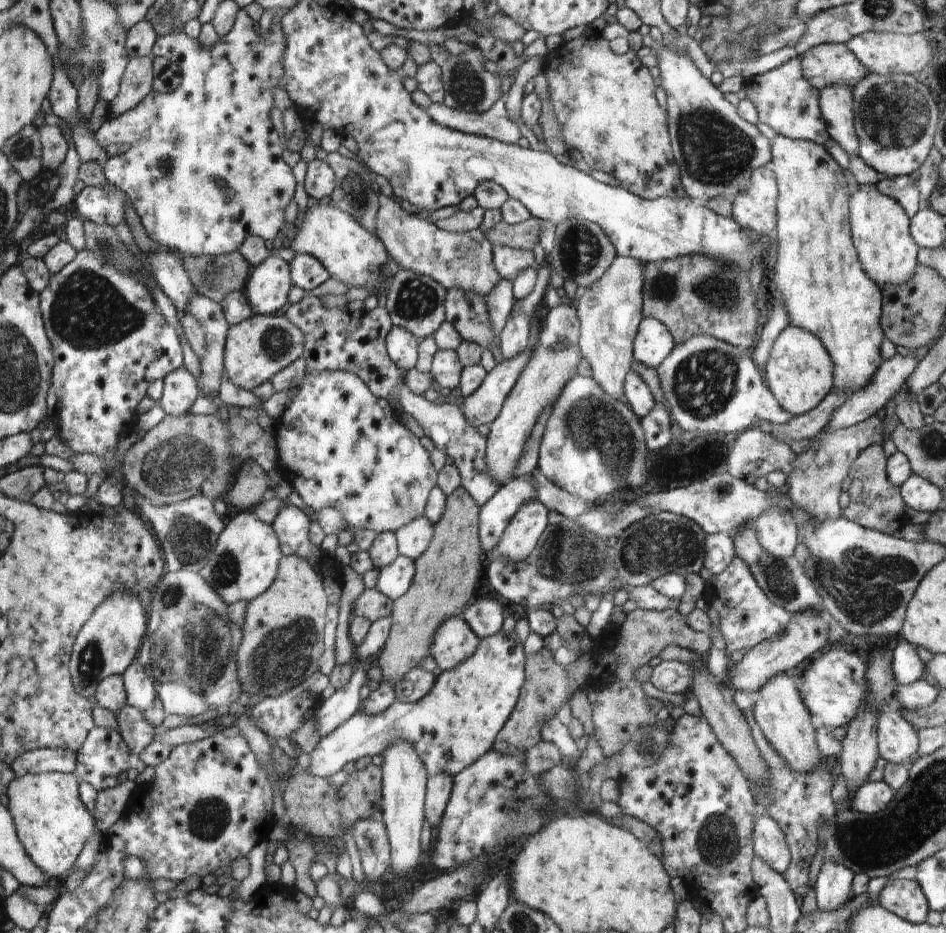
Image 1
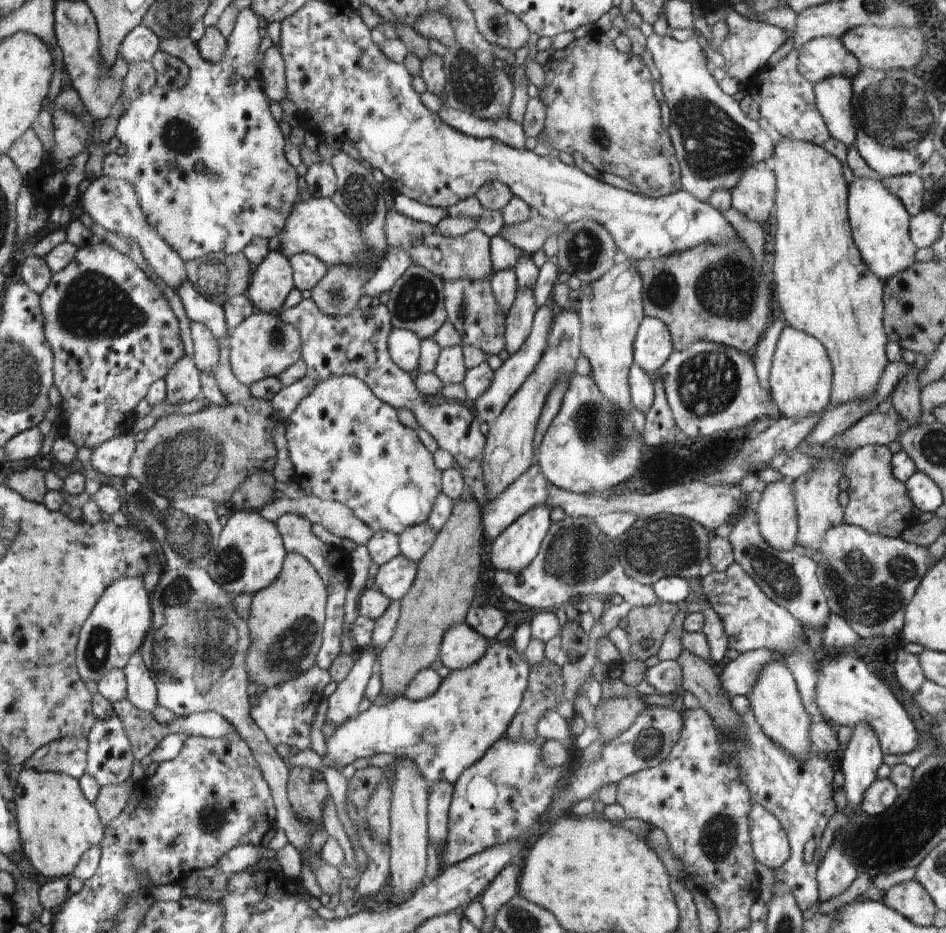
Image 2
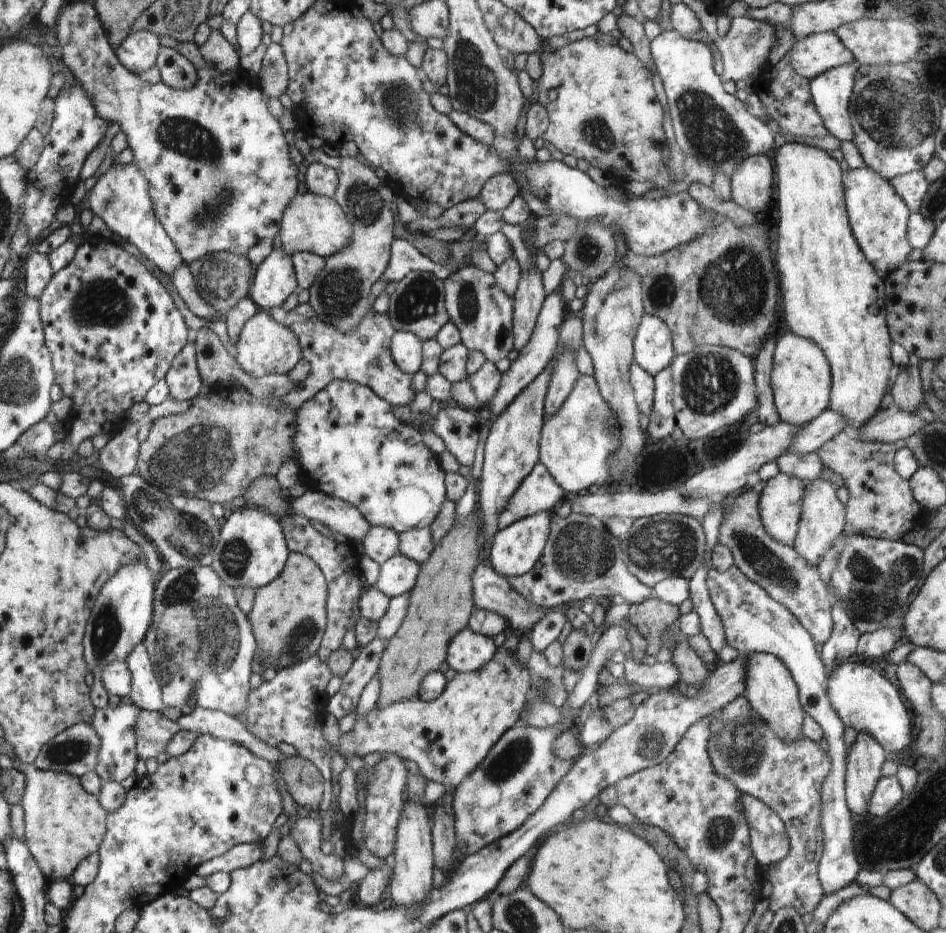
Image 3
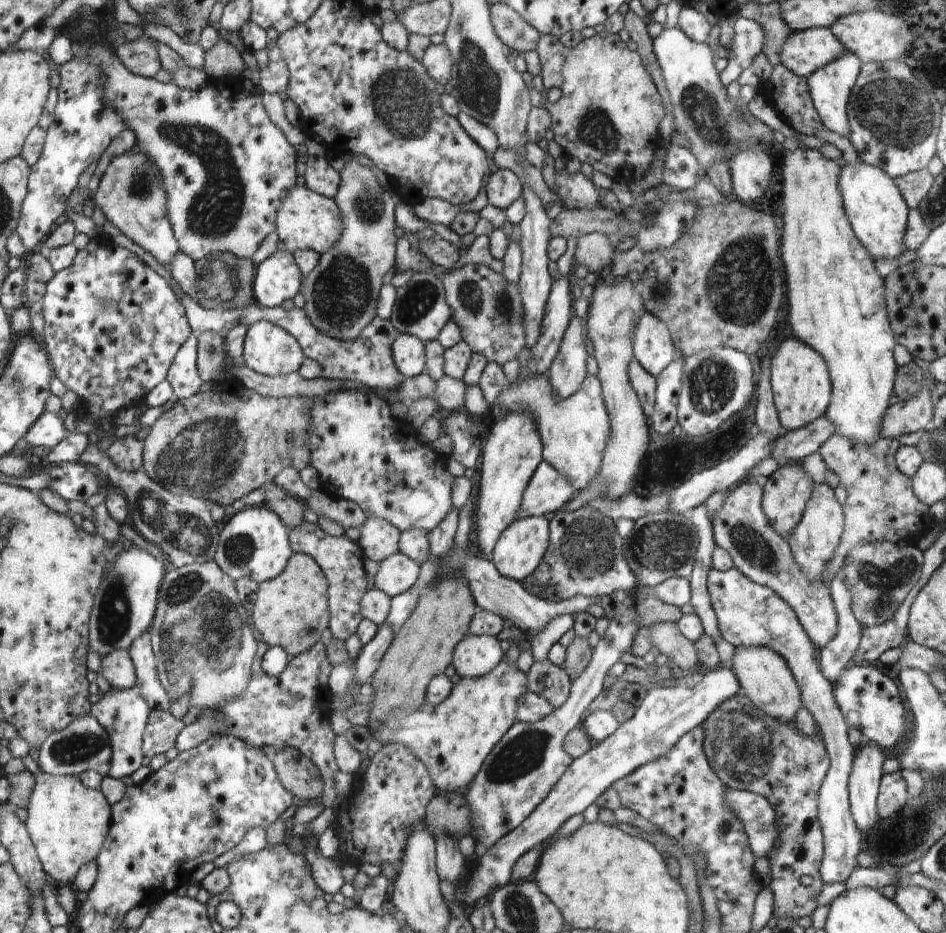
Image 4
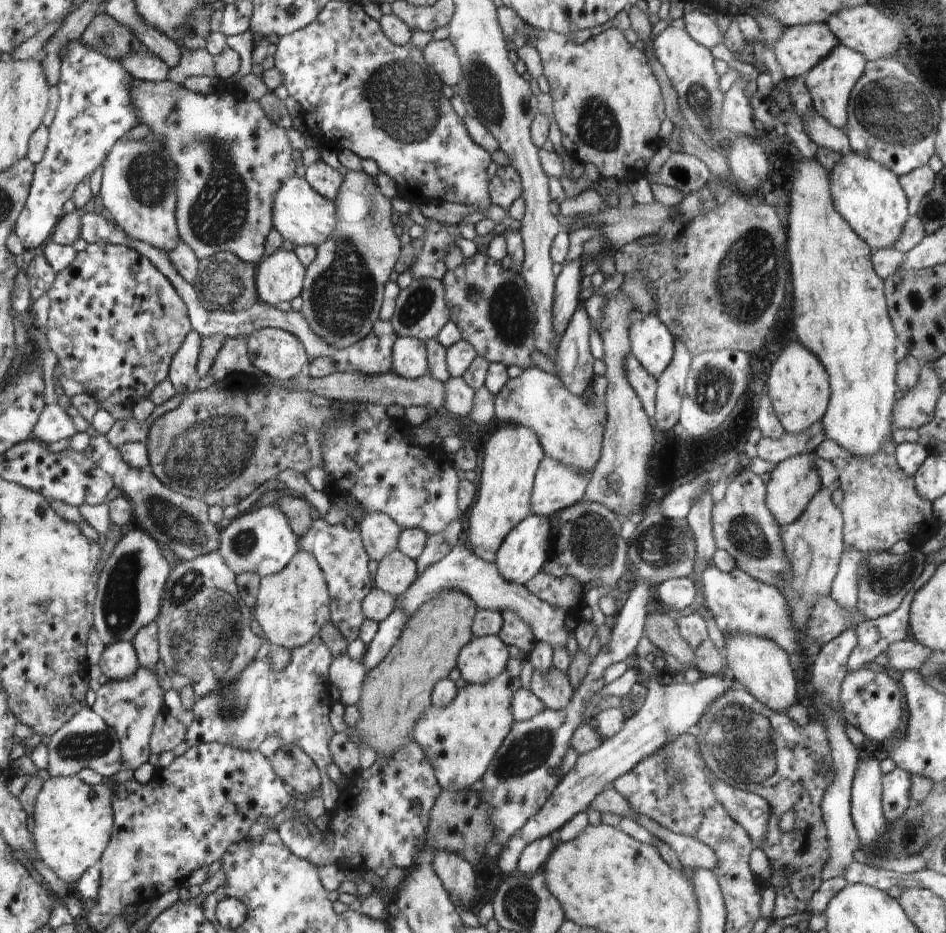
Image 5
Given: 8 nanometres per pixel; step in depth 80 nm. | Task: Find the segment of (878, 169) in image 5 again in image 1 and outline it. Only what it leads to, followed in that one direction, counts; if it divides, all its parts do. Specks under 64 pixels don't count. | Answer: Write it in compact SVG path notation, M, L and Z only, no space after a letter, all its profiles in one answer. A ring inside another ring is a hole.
M860 185L850 198L850 223L862 268L879 286L904 284L914 274L919 247L909 232L910 219L894 198L882 194L875 185Z

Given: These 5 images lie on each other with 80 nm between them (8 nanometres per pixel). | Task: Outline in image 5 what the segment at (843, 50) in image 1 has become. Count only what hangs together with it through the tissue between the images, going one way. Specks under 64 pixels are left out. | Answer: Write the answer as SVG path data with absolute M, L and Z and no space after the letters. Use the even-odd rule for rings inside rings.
M806 23L784 28L774 43L776 60L786 79L805 76L839 42L827 23Z

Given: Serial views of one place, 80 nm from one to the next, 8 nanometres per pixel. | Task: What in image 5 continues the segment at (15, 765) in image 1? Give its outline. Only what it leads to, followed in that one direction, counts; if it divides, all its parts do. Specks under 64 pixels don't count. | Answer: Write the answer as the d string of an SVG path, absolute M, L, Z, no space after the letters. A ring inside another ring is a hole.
M86 707L66 725L62 725L56 733L46 738L47 765L51 777L74 776L82 769L92 769L101 774L104 780L117 778L121 770L121 742L118 735L110 728L100 715L91 707Z

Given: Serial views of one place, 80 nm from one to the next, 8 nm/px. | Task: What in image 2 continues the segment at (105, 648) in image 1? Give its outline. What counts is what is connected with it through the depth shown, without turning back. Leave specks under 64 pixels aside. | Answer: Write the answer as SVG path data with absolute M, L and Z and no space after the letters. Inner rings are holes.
M126 576L114 580L90 612L79 633L76 649L76 670L82 682L97 682L114 668L123 670L130 658L144 644L146 634L153 627L153 610L150 595L142 576Z

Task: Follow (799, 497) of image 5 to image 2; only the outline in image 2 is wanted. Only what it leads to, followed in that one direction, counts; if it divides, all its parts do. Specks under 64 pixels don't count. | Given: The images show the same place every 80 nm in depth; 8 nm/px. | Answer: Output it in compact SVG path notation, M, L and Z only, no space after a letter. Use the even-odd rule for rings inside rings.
M783 479L768 484L755 511L762 537L776 550L789 552L796 544L794 484Z

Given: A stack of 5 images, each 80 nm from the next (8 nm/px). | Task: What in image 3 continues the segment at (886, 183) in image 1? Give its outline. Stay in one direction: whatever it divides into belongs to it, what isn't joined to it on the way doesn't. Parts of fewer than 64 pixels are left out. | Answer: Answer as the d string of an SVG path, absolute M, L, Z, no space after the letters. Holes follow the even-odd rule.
M924 172L906 173L892 178L889 182L896 190L896 194L906 204L909 213L919 213L922 200L924 200L924 196L928 192L928 186L930 186Z

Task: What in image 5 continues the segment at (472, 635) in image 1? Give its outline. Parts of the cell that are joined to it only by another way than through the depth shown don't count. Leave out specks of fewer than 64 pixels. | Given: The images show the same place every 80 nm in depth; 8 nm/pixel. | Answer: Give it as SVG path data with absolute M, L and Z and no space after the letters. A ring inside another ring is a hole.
M498 635L474 637L461 650L458 661L460 676L468 683L484 684L494 680L506 668L508 648Z

